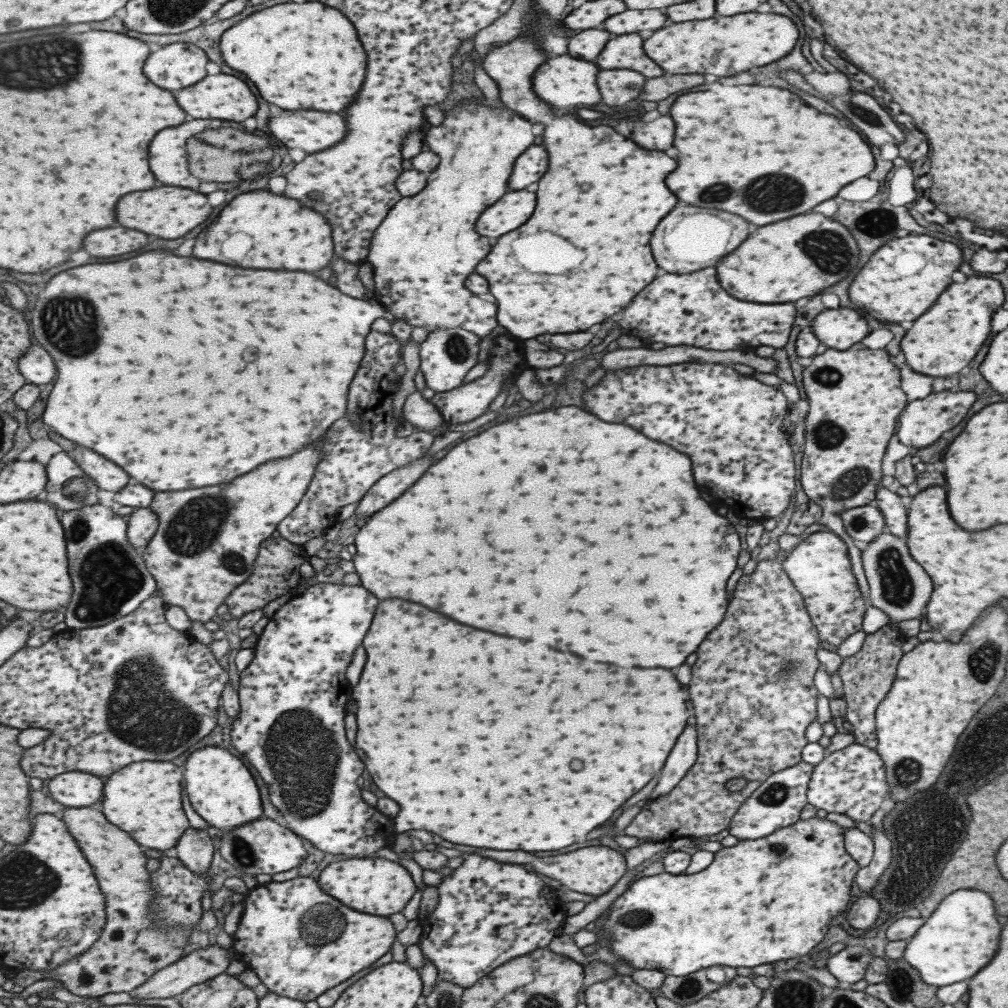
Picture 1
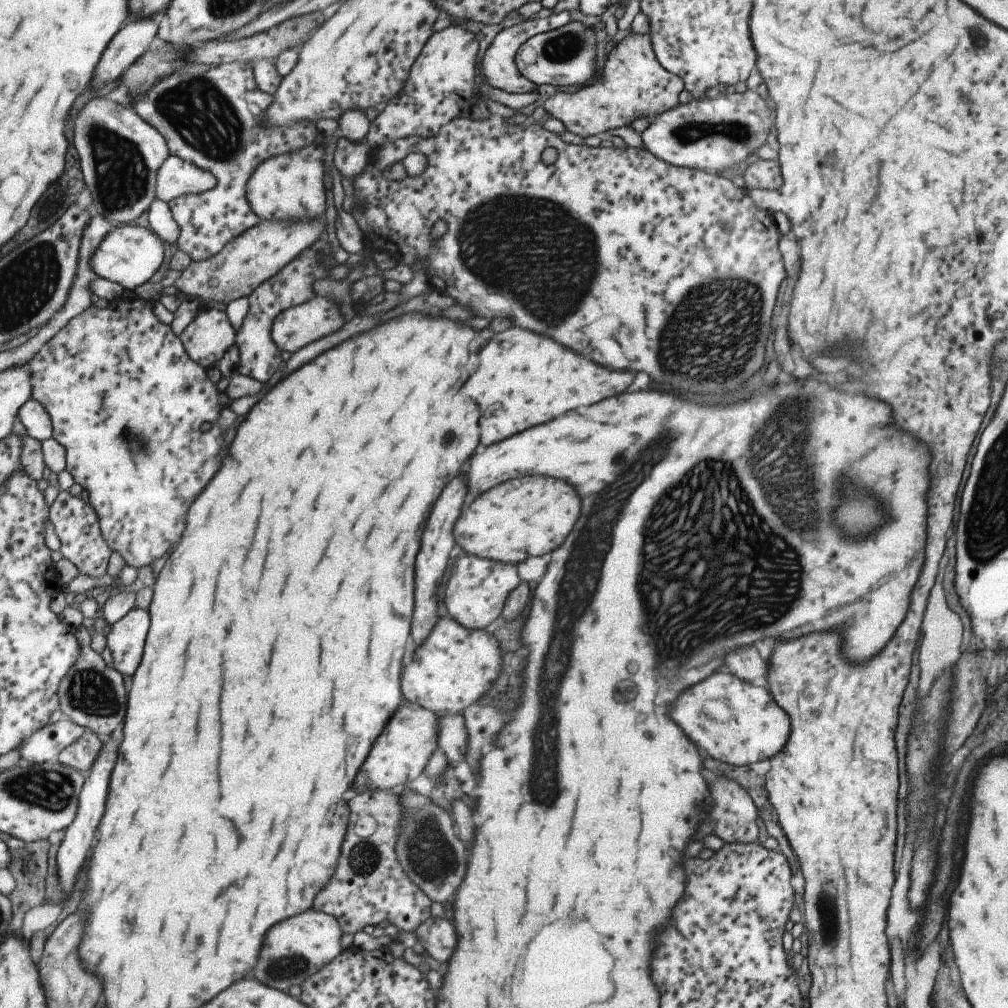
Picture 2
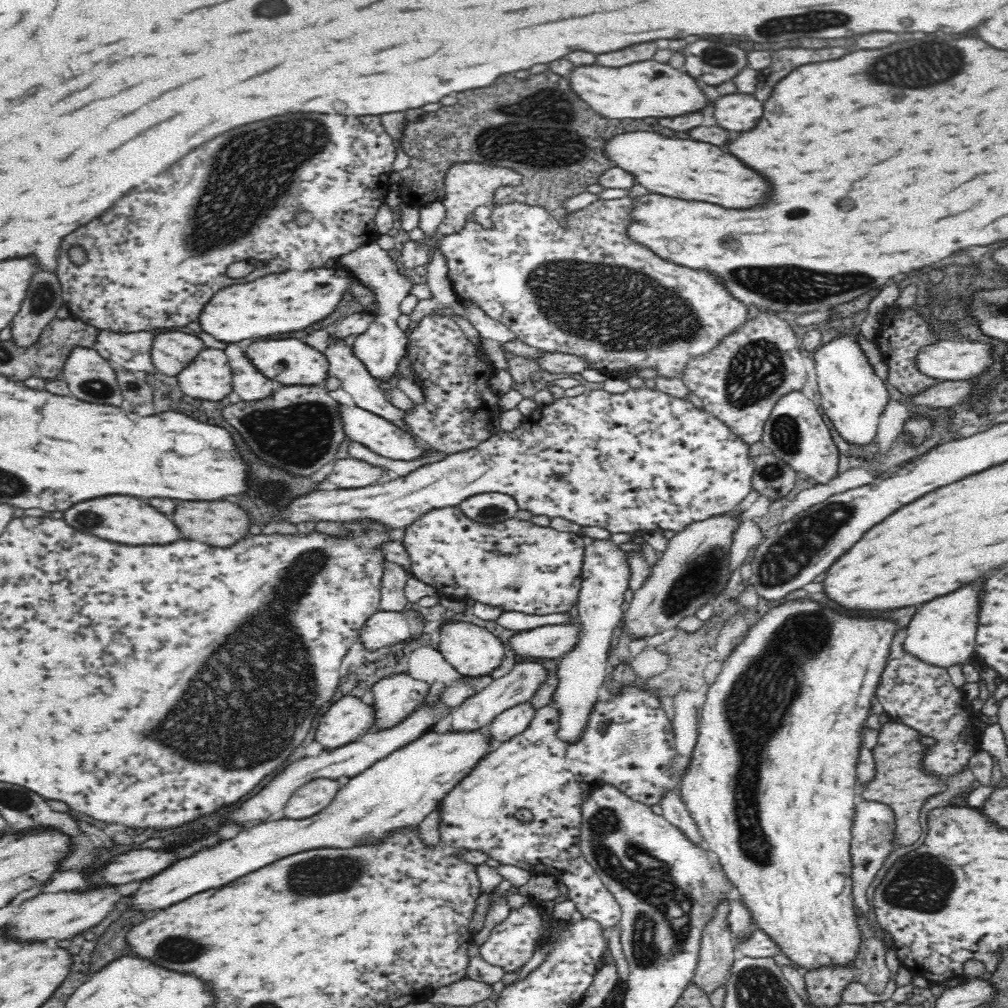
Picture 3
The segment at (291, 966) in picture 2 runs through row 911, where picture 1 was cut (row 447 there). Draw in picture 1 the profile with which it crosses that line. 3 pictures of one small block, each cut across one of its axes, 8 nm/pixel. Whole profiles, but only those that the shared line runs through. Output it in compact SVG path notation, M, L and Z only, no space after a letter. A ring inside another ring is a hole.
M325 436L311 444L305 452L297 452L293 458L285 458L279 462L269 462L267 466L257 468L251 474L245 474L237 478L237 482L229 482L223 486L209 486L199 490L185 490L185 492L159 492L155 502L151 504L151 510L159 516L159 532L145 548L145 562L149 564L149 570L159 582L159 588L165 594L165 602L181 606L191 622L207 624L217 620L217 608L227 604L229 596L245 584L249 578L253 578L257 560L261 558L263 544L279 530L281 522L289 518L297 506L305 500L305 494L309 494L309 486L313 484L313 478L317 474L319 464L323 462L323 454L319 452L319 446L325 442Z

